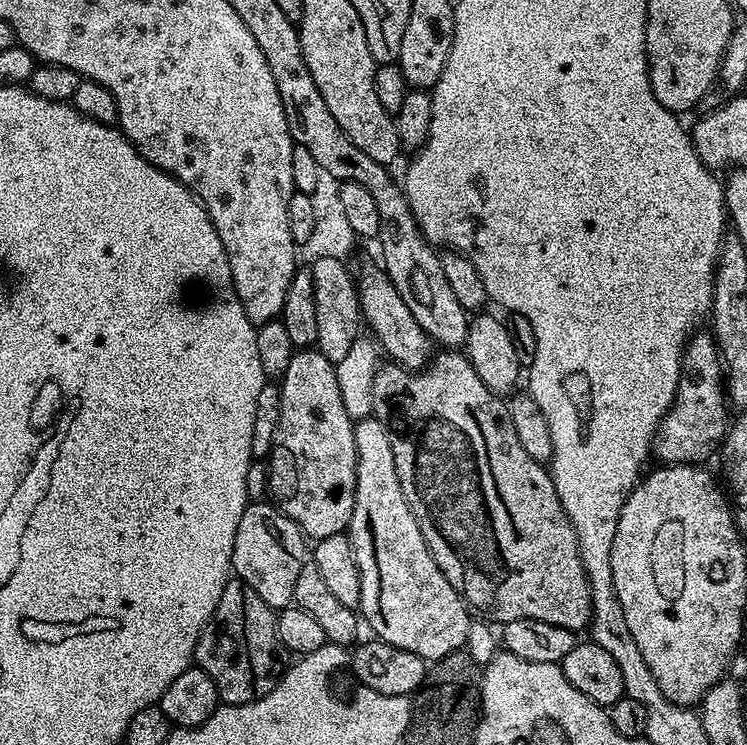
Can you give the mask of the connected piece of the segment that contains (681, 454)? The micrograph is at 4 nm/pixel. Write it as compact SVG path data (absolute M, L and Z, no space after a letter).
M696 334L689 339L684 350L684 363L680 377L680 389L676 392L676 401L672 409L660 423L660 431L656 433L654 441L655 455L661 456L664 464L700 464L712 452L712 447L719 445L726 435L730 424L729 405L726 403L726 385L722 375L720 349L716 347L715 339L711 335Z

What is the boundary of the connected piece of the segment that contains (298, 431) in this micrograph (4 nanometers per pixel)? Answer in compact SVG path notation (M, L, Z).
M315 347L296 350L278 383L280 413L272 452L266 457L267 491L276 507L304 531L305 537L317 541L330 534L344 532L352 517L356 497L356 429L353 413L346 410L344 395L342 390L338 390L336 365Z

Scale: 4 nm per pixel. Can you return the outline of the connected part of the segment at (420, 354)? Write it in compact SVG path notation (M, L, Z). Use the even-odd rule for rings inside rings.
M379 263L366 265L361 272L358 272L358 287L361 317L366 321L367 327L368 324L372 327L373 334L371 333L371 335L374 337L375 343L383 351L384 348L388 351L387 359L399 364L401 368L423 369L433 355L433 341L429 340L422 330L422 326L418 326L418 318L414 318L414 314L410 314L410 306L406 306L406 302L402 302L402 294L398 294L398 290L394 290L387 272Z

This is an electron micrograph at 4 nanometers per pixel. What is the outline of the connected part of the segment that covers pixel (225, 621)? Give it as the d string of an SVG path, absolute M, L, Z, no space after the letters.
M229 578L212 619L208 621L196 643L195 667L210 674L223 703L249 704L274 690L282 675L280 656L282 657L282 649L276 633L276 612L270 606L266 606L266 602L262 602L262 598L258 598L258 594L254 594L254 590L246 586L246 582L239 578Z

